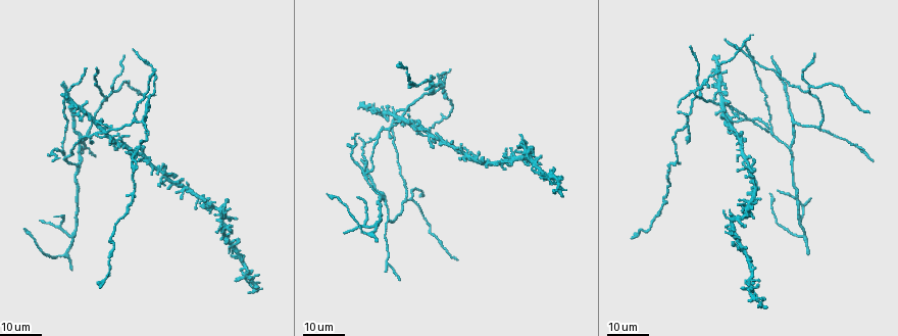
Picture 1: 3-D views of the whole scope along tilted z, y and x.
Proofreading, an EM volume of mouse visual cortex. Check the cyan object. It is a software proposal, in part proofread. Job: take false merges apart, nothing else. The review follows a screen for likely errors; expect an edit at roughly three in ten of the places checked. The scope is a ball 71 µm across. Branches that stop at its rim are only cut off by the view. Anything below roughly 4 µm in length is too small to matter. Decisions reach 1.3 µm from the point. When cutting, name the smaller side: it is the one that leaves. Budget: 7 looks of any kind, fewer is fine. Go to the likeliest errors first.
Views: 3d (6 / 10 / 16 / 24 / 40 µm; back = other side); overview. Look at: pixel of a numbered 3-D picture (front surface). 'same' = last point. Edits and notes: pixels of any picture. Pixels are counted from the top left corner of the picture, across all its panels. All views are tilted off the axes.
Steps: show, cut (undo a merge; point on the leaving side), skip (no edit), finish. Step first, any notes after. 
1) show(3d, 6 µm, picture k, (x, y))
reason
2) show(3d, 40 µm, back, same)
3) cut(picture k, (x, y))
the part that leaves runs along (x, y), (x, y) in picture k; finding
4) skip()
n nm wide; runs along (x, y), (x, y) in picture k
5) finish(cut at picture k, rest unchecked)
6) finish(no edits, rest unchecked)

show(3d, 16 µm, picture 1, (773, 133))
two arms in line, one across

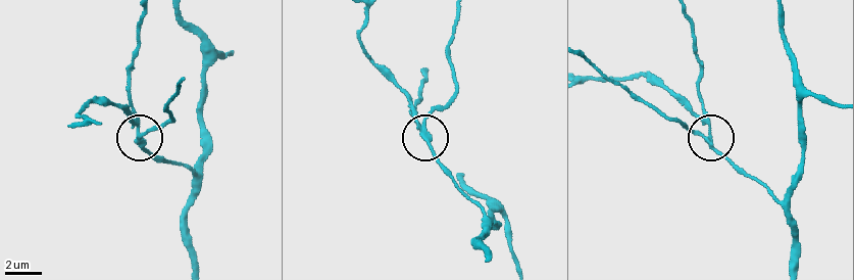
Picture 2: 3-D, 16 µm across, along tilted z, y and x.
show(3d, 6 µm, picture 2, (423, 133))

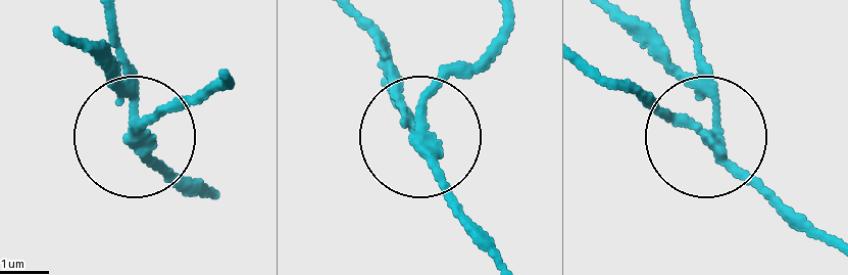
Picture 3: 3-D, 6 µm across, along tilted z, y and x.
cut(picture 3, (108, 66))
the part that leaves runs along (121, 88), (63, 43) in picture 3; a second neuron is stuck on

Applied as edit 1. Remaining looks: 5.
show(overview)

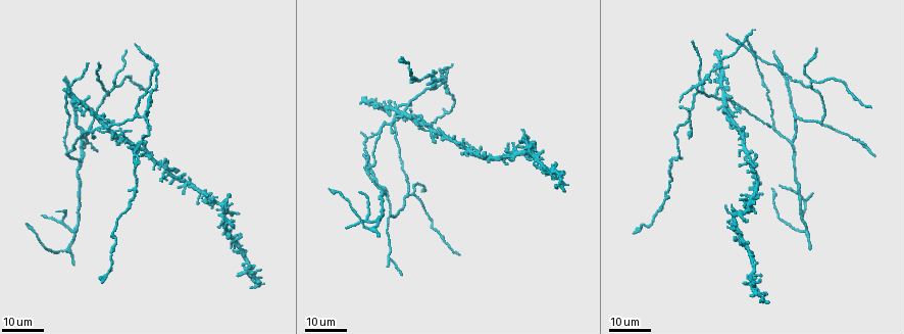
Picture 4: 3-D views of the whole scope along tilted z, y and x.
show(3d, 16 µm, picture 4, (696, 94))
branch point

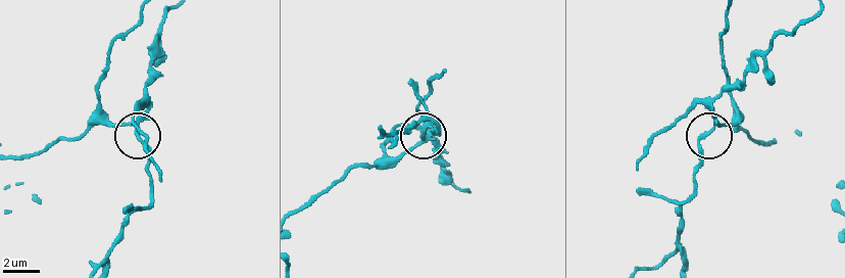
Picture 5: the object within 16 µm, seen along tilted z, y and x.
show(3d, 6 µm, picture 5, (421, 135))

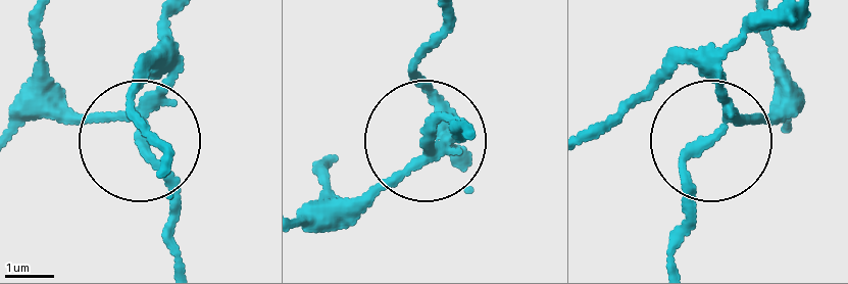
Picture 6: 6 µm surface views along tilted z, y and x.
cut(picture 6, (147, 62))
3 arms; the part that leaves runs along (149, 104), (175, 256) in picture 6; two neurons meet here

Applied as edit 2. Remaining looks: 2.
show(3d, 16 µm, picture 4, (803, 217))
three-way junction

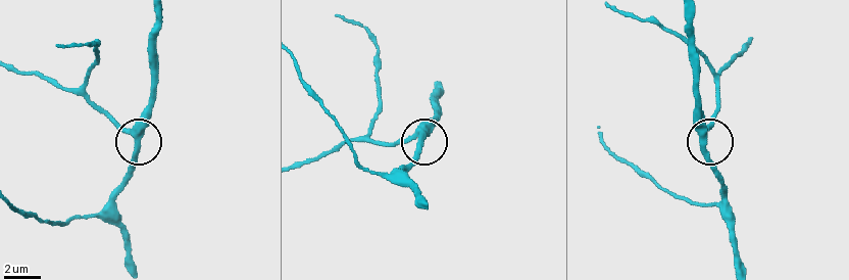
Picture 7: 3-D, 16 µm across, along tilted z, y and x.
show(3d, 6 µm, picture 7, (418, 132))

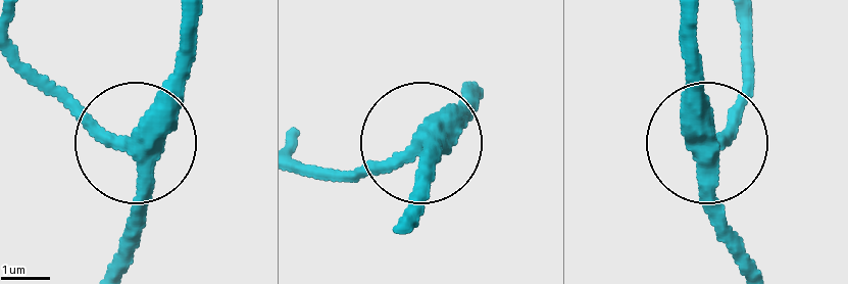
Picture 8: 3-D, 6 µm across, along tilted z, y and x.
skip()
3 arms; runs along (685, 21), (685, 114), (696, 132), (719, 132), (750, 66) in picture 8; continuous, no second neuron

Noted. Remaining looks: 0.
finish(cut at picture 3, cut at picture 6, rest unchecked)

